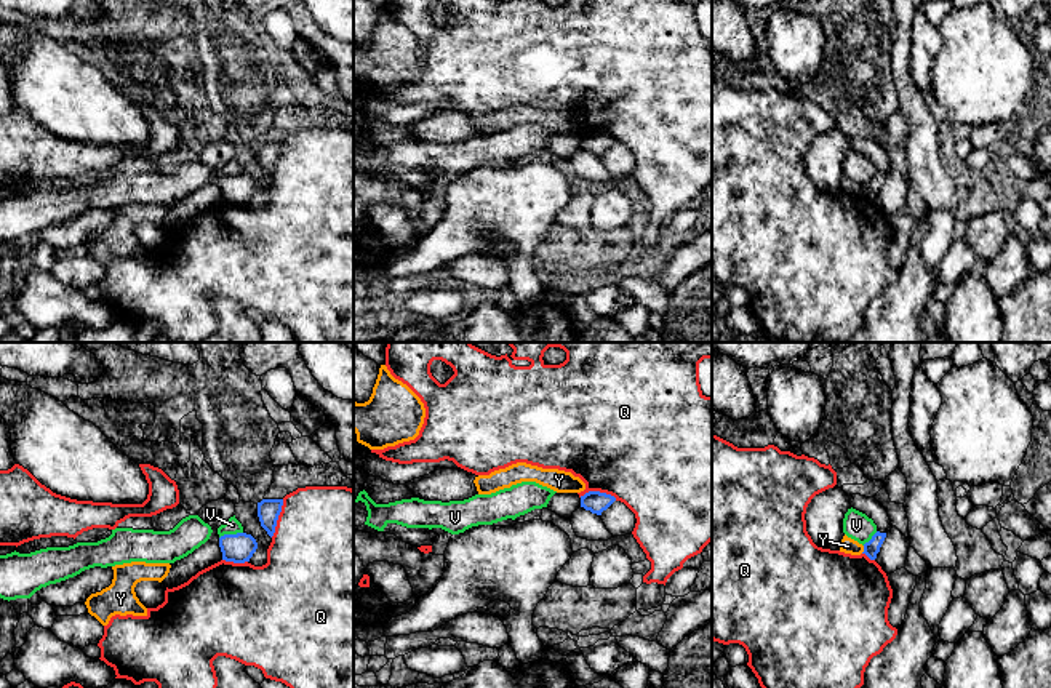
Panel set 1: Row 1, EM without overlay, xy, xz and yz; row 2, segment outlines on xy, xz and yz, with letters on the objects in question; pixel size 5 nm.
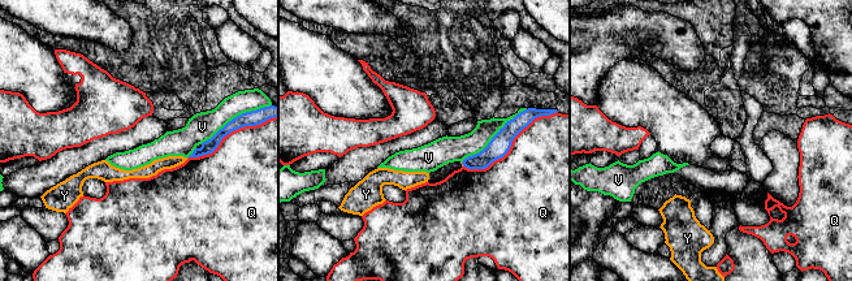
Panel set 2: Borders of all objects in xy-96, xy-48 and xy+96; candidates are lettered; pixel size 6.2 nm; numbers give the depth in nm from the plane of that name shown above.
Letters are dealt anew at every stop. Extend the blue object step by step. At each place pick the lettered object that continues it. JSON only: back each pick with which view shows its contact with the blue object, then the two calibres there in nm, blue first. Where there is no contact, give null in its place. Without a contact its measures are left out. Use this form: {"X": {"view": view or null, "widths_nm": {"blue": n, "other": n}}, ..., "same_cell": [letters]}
{"same_cell": []}

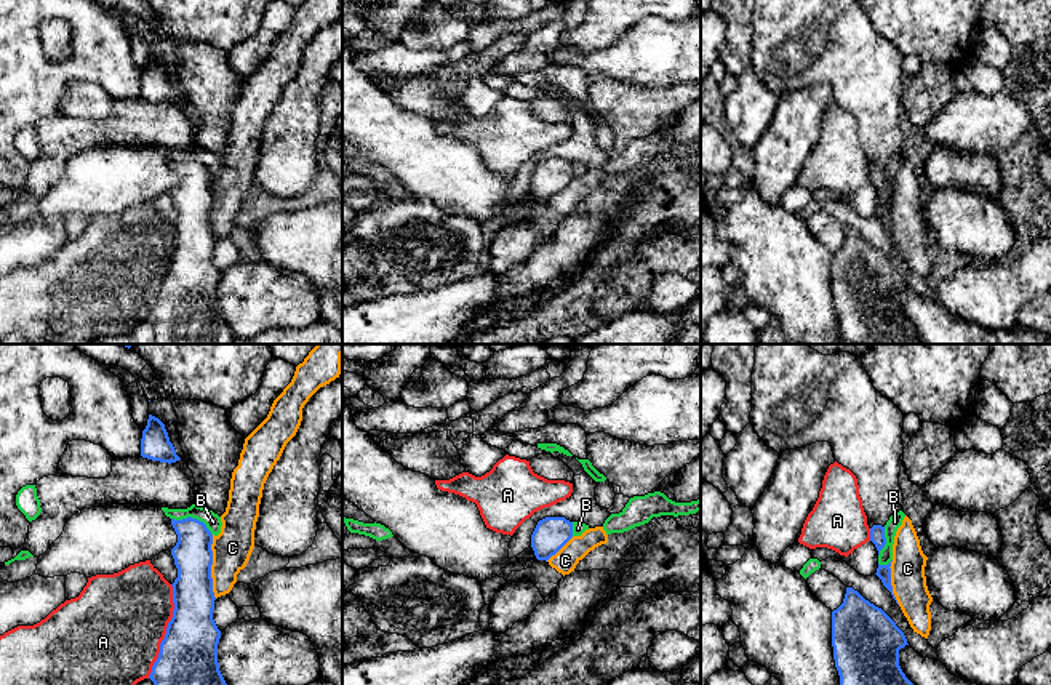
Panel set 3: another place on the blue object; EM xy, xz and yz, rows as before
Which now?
{"same_cell": []}

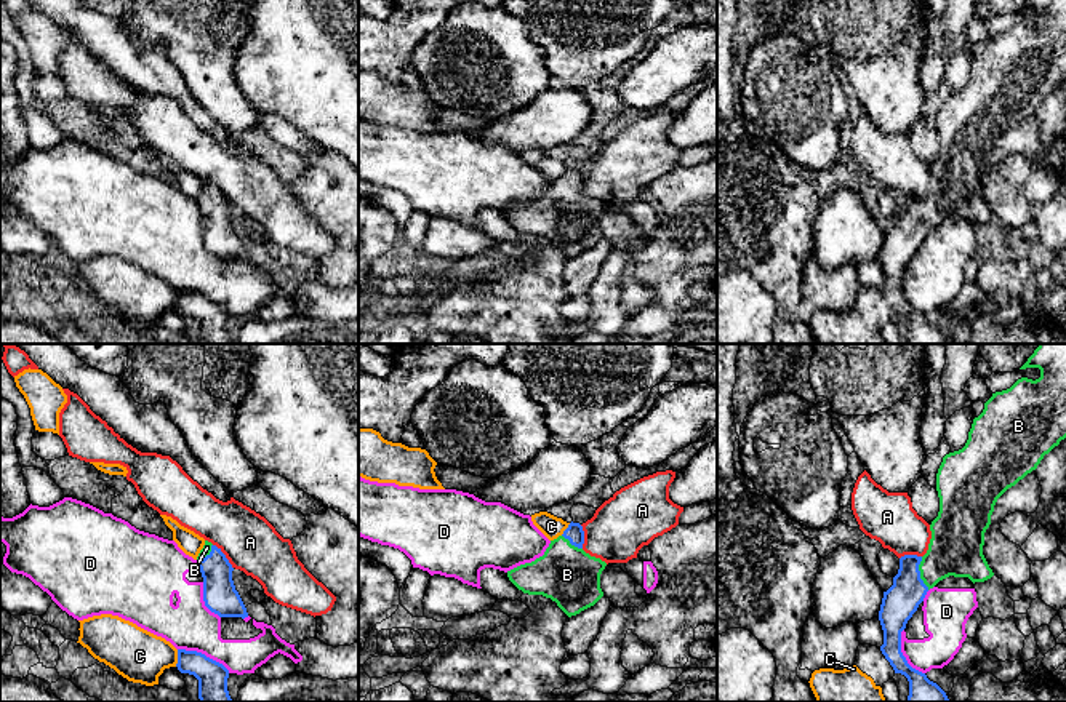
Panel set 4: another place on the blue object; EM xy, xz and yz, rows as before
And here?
{"B": {"view": "yz", "widths_nm": {"blue": 180, "other": 280}}, "same_cell": ["B"]}

